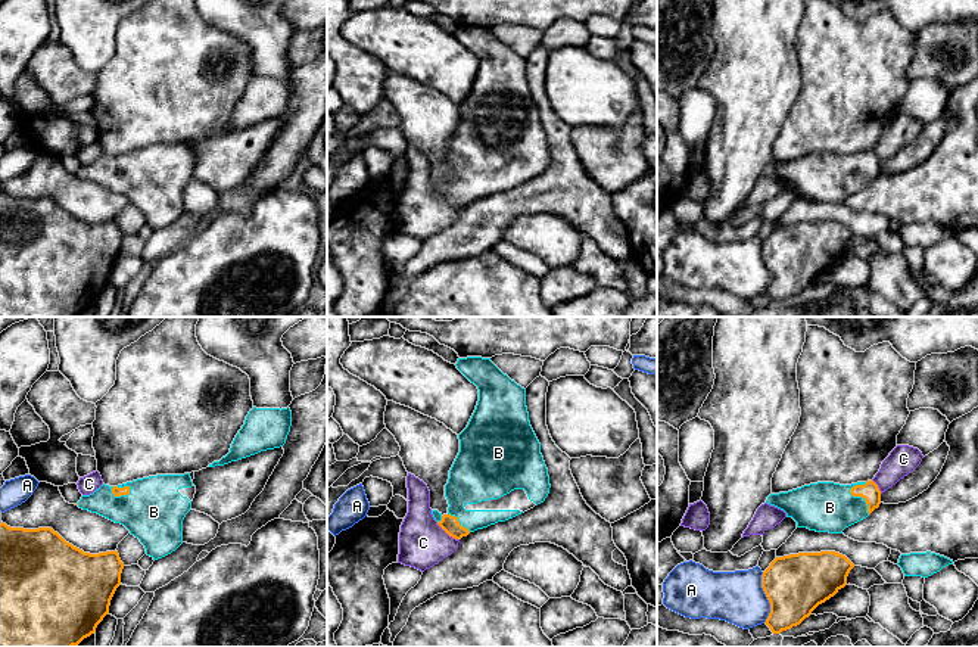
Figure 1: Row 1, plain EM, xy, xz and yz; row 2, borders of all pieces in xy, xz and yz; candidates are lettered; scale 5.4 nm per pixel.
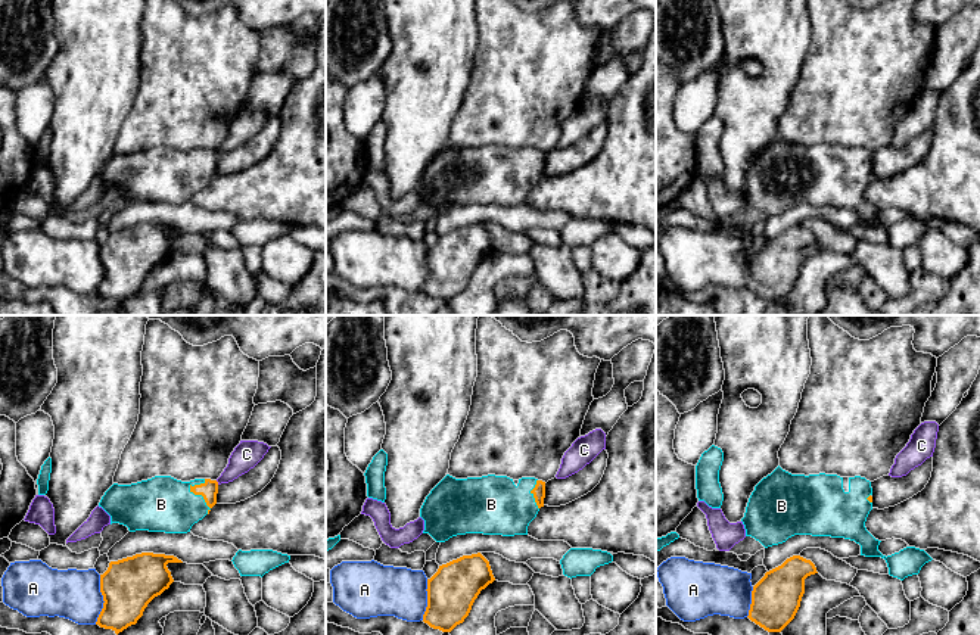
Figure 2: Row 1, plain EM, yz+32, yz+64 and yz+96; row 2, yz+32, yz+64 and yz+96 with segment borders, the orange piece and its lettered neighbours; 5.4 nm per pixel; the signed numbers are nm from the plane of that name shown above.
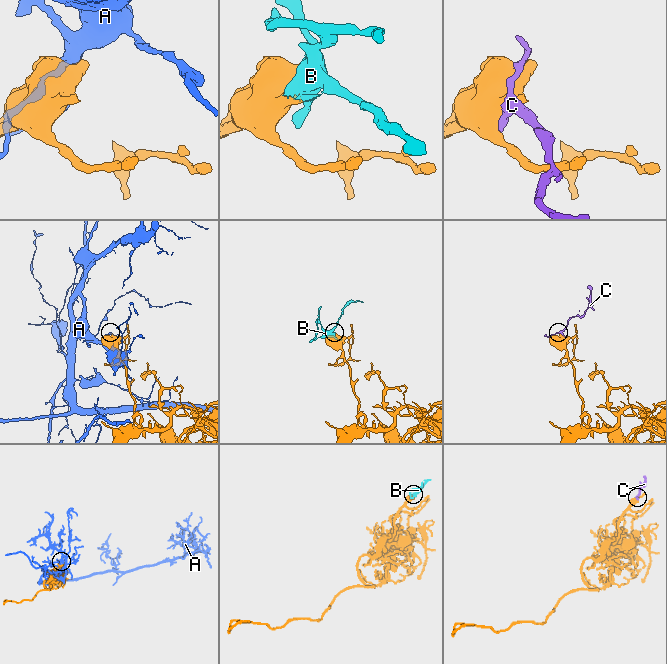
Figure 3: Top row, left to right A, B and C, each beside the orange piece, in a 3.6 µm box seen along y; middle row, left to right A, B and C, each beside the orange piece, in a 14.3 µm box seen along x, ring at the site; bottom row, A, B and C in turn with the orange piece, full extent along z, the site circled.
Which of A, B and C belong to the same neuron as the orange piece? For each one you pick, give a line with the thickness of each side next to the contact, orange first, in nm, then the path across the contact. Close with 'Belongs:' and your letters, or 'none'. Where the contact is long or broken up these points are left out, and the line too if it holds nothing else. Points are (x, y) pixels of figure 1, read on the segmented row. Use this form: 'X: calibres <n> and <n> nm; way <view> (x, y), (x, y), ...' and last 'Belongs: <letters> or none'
B: calibres 100 and 280 nm; way yz (869, 491), (860, 495), (853, 503), (829, 507)
Belongs: B

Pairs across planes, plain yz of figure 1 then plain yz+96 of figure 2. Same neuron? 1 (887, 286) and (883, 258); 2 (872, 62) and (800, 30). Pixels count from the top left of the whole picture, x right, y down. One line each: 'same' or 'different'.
1: same
2: different

